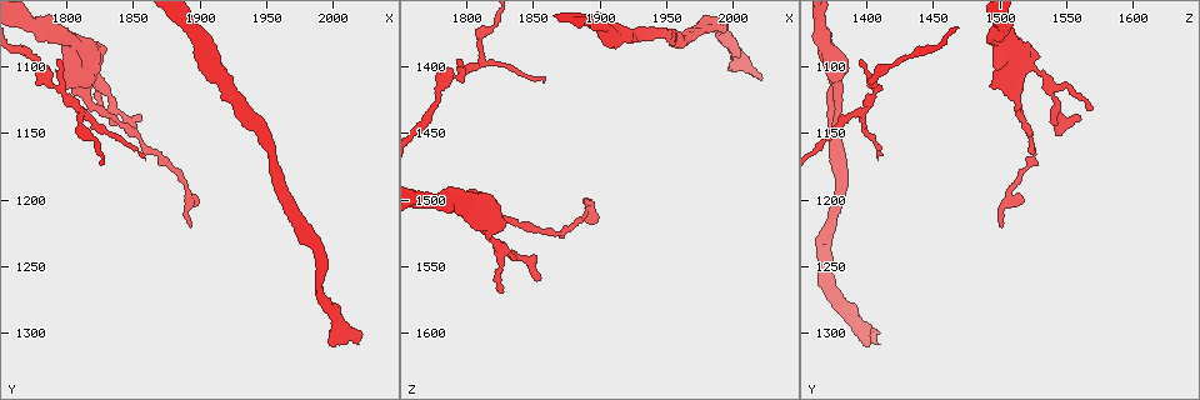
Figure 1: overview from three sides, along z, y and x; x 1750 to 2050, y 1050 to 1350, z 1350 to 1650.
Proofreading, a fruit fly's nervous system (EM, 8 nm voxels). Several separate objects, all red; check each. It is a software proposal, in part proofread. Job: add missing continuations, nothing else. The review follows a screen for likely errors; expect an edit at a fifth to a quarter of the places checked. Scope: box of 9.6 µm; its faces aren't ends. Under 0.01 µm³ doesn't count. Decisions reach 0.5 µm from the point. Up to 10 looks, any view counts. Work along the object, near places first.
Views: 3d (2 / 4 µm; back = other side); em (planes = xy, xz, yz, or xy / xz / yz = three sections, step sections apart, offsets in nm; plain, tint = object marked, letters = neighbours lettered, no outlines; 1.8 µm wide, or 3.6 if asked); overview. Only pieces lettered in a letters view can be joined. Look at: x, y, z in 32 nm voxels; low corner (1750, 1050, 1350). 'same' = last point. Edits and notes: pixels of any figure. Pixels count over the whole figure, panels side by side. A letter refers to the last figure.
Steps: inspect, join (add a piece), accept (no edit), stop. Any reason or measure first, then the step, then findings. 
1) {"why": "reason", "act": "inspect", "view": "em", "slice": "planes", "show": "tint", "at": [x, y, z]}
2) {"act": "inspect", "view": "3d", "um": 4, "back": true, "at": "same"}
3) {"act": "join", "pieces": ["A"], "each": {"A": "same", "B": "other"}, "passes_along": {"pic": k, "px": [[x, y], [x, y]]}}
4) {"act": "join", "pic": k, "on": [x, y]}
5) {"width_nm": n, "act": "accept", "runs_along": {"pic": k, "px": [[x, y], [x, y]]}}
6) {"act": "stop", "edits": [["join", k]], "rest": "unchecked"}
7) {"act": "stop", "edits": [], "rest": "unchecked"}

{"why": "branch stops here", "act": "inspect", "view": "3d", "um": 2, "at": [1894, 1220, 1502]}

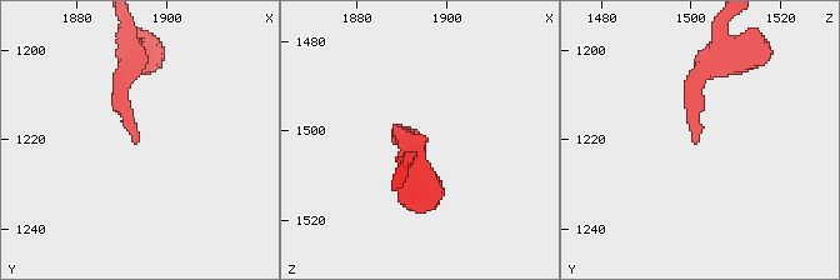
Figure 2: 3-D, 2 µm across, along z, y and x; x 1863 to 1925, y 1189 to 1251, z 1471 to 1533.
{"act": "inspect", "view": "em", "slice": "planes", "show": "letters", "at": [1894, 1220, 1501]}

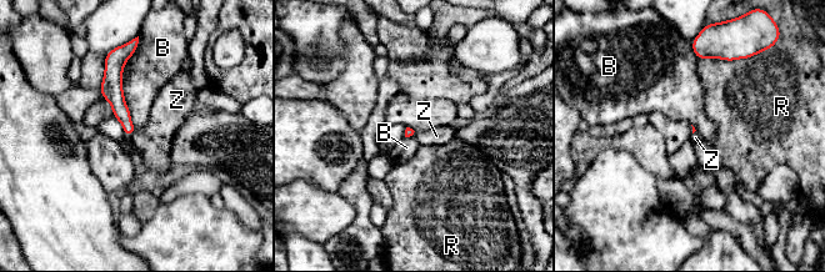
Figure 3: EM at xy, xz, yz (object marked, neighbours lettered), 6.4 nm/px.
{"longest_contact_nm": ["B", 550], "act": "accept", "each": {"B": "other", "R": "other", "Z": "other"}, "border": {"pic": 3, "px": [[135, 130], [130, 136]]}, "found": "no lettered piece goes on from it"}

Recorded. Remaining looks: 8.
{"why": "thick end", "act": "inspect", "view": "em", "slice": "planes", "show": "tint", "at": [1792, 1104, 1496]}

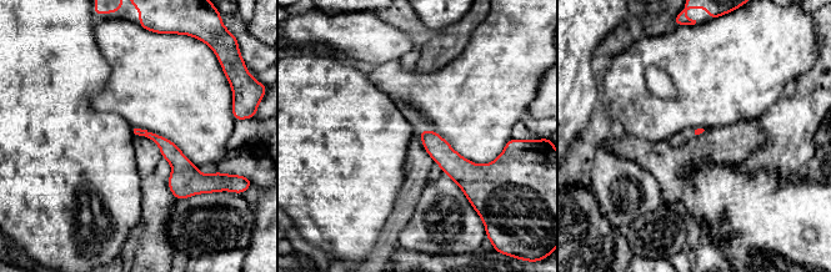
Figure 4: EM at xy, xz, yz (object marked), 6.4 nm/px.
{"act": "inspect", "view": "em", "slice": "planes", "show": "letters", "at": "same"}

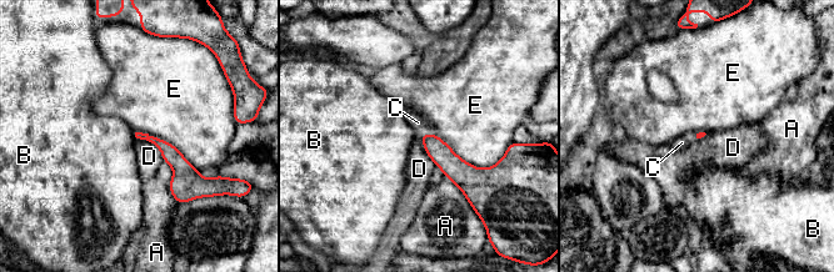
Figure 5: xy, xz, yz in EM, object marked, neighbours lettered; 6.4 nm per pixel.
{"act": "join", "pieces": ["C"], "each": {"A": "other", "B": "other", "C": "same", "D": "other", "E": "other"}, "passes_along": {"pic": 5, "px": [[440, 152], [425, 134], [418, 122]]}, "found": "it goes on there"}

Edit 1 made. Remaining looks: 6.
{"act": "inspect", "view": "overview"}

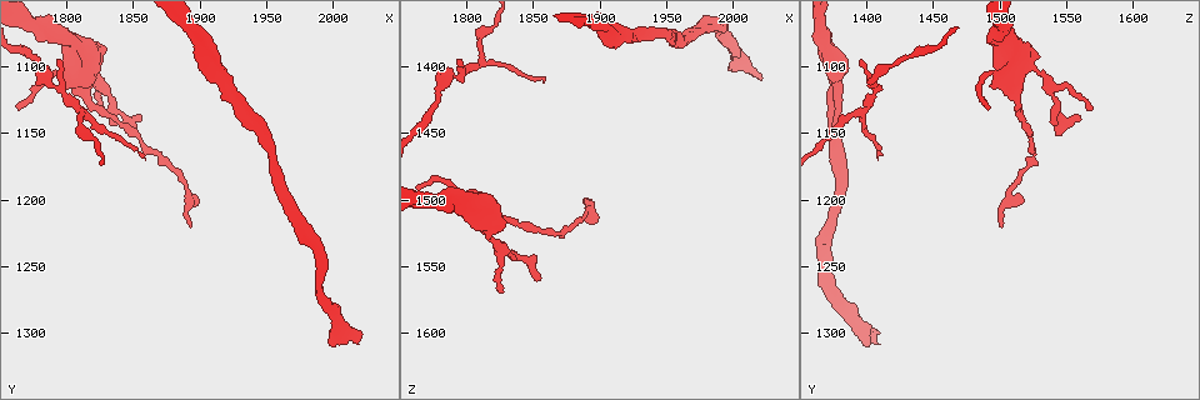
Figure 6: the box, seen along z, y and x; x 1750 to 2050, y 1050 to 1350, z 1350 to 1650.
{"why": "thin neck", "act": "inspect", "view": "em", "slice": "planes", "show": "plain", "at": [1782, 1096, 1420]}

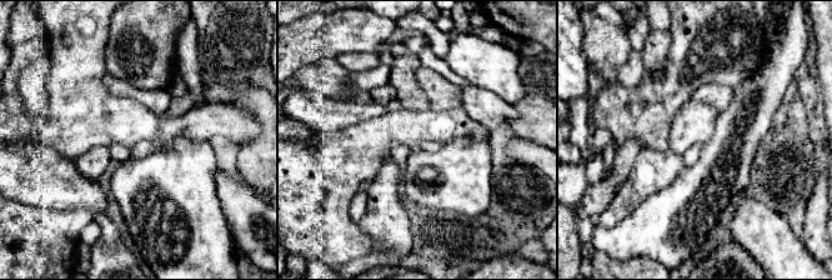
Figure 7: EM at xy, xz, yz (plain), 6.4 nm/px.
{"act": "inspect", "view": "em", "slice": "planes", "show": "tint", "at": "same"}

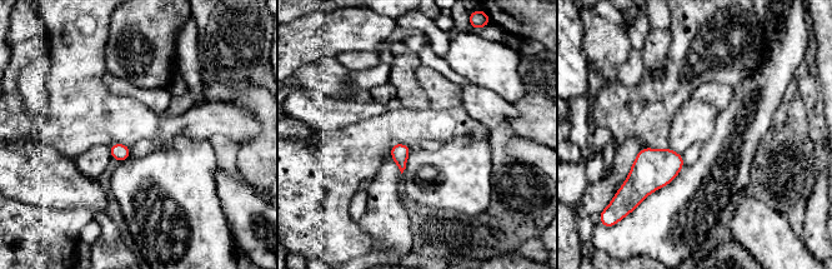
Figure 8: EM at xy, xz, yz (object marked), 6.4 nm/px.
{"act": "inspect", "view": "em", "slice": "planes", "show": "letters", "at": "same"}

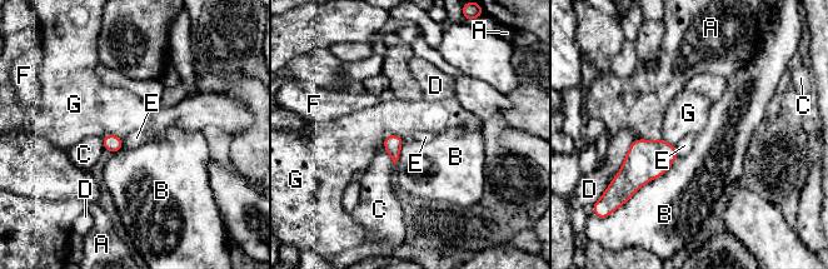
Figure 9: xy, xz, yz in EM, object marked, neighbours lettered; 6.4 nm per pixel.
{"width_nm": 30, "longest_contact_nm": ["B", 380], "act": "accept", "each": {"A": "other", "B": "other", "C": "other", "D": "other", "E": "other", "F": "other", "G": "other"}, "found": "none of them fits"}

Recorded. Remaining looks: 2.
{"act": "stop", "edits": [["join", 5]], "rest": "unchecked"}

